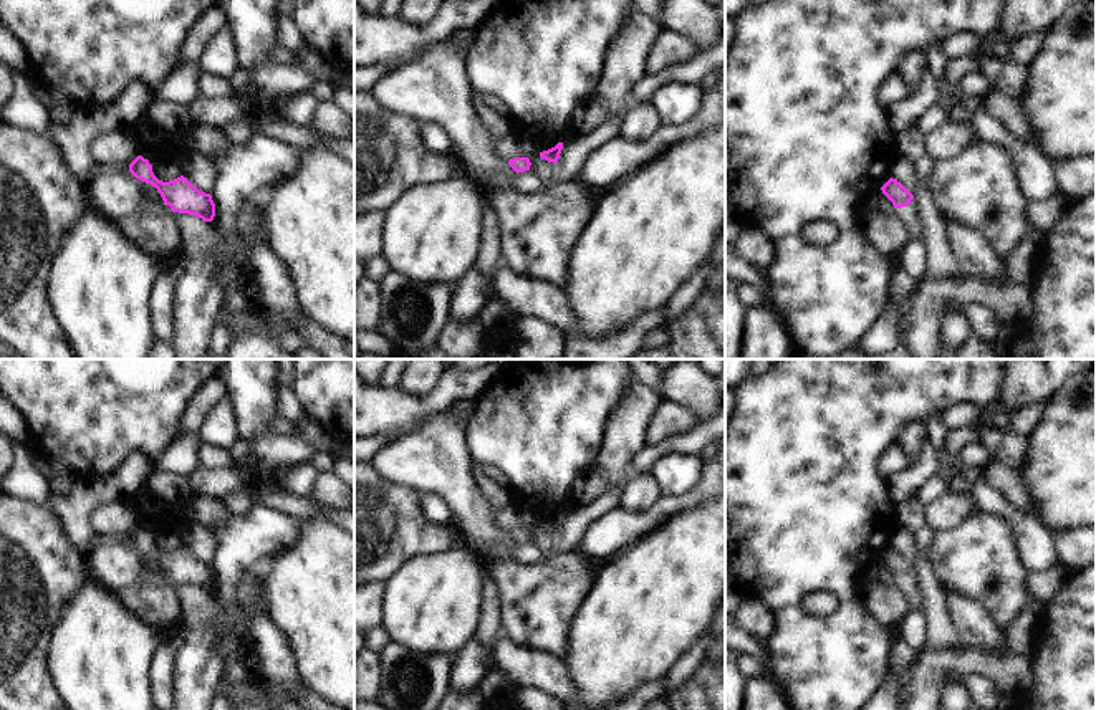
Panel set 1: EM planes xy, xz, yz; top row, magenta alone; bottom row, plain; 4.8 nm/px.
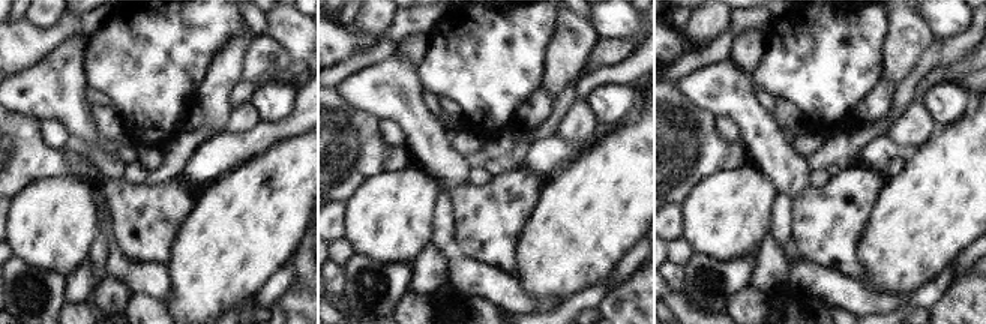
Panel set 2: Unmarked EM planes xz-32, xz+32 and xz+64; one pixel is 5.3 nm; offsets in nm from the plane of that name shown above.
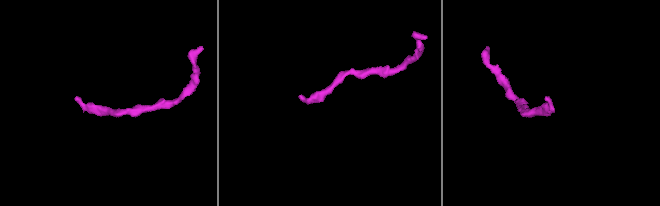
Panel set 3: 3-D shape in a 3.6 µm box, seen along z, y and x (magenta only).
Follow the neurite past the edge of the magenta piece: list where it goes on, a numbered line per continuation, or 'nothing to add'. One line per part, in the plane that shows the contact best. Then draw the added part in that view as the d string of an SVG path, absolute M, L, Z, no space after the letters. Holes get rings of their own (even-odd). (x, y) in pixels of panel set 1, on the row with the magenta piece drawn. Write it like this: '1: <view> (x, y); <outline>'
1: yz (909, 215); M912 199L907 207L896 209L896 215L907 227L911 237L924 237L924 228L922 228L916 199Z

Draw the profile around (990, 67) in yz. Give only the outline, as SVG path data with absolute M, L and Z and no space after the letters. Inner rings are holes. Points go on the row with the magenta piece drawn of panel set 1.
M985 50L982 53L980 63L982 63L982 70L980 71L987 76L987 79L990 83L1002 73L1003 66L1005 66L988 50Z

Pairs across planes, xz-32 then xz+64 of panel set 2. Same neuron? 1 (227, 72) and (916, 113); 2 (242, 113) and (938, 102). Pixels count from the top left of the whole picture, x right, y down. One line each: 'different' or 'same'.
1: different
2: different

